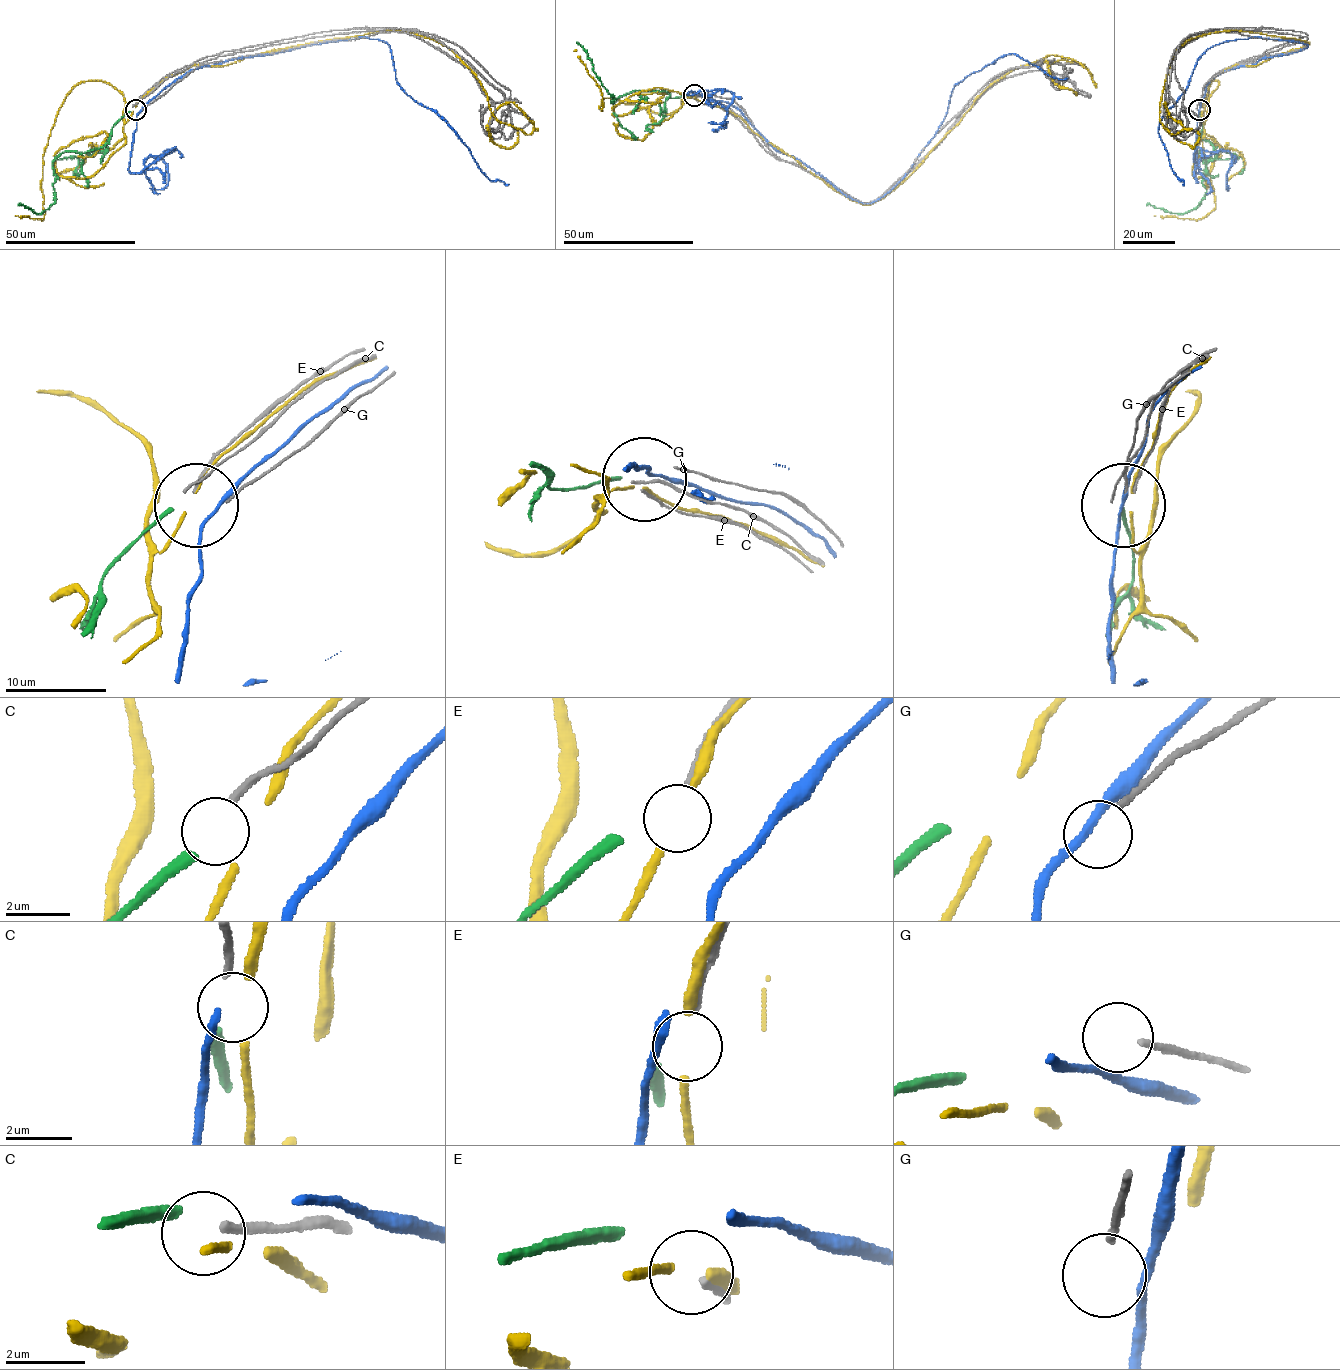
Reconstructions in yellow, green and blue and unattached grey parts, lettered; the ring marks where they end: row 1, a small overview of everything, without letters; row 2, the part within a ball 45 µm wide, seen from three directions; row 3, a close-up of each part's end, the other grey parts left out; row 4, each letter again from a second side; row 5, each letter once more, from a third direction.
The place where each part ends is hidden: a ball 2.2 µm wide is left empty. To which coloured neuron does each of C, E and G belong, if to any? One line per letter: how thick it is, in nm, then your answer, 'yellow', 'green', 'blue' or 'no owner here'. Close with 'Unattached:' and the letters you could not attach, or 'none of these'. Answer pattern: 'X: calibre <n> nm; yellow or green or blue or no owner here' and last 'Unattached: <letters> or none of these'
C: calibre 220 nm; green
E: calibre 190 nm; no owner here
G: calibre 180 nm; no owner here
Unattached: E, G

